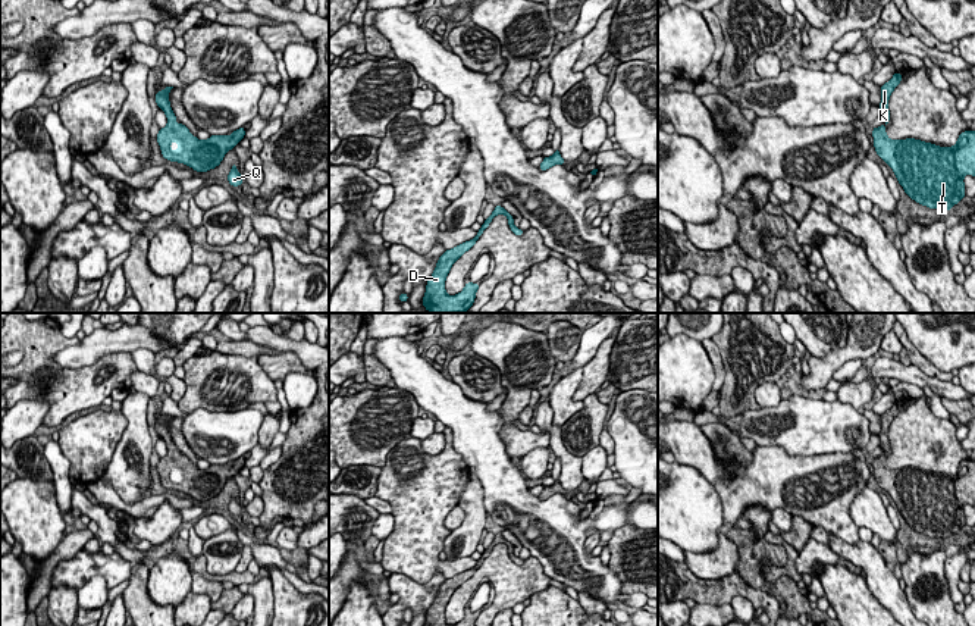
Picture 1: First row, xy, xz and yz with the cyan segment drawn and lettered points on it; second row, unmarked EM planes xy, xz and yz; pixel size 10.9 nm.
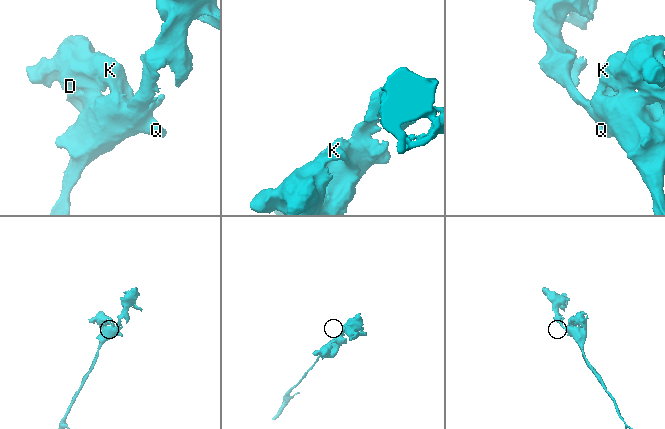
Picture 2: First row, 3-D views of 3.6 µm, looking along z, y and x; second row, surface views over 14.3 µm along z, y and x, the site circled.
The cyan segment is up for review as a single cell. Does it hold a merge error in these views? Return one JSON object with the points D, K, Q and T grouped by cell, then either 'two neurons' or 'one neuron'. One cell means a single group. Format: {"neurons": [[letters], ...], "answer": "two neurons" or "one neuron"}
{"neurons": [["D", "K", "Q", "T"]], "answer": "one neuron"}

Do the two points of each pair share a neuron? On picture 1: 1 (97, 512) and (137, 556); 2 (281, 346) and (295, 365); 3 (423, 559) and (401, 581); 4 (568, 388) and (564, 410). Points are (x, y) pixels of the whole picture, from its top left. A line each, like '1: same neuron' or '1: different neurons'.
1: same neuron
2: different neurons
3: different neurons
4: same neuron

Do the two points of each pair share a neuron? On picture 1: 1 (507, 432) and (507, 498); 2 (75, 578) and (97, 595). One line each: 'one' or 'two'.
1: two
2: two

